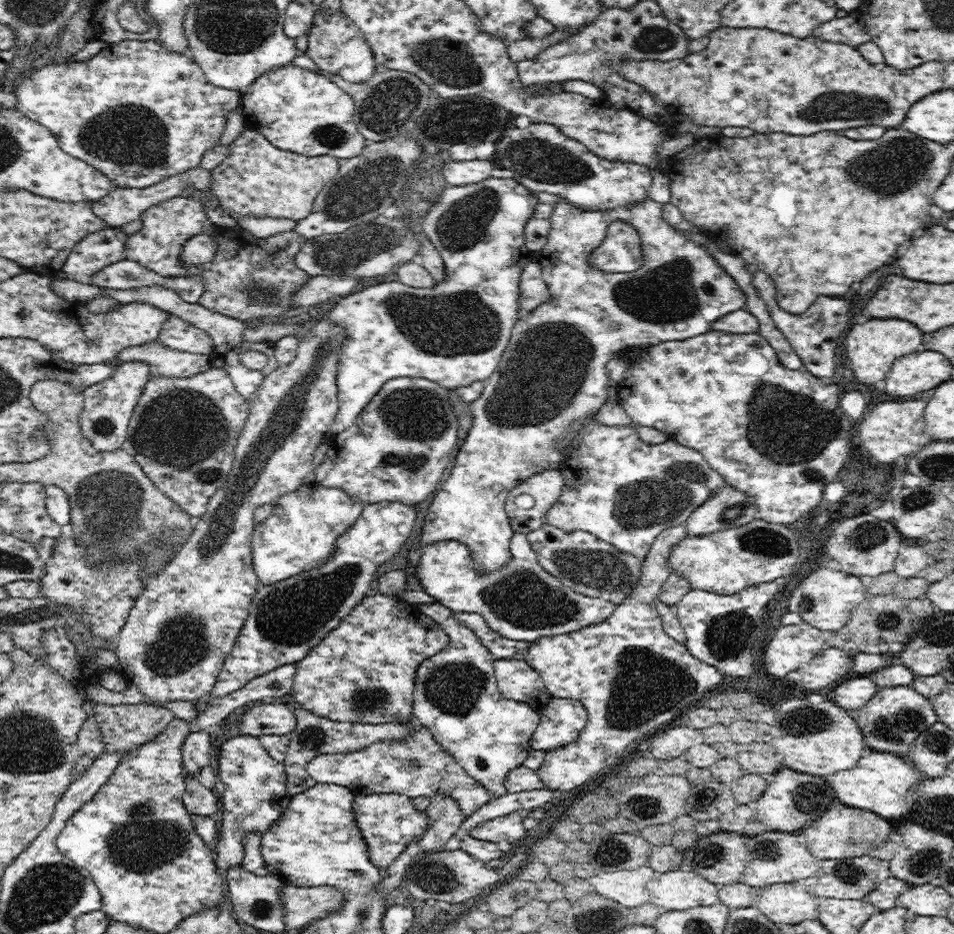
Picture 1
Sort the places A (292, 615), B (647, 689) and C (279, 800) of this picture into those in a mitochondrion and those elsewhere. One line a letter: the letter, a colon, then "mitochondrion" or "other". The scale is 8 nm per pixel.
A: mitochondrion
B: mitochondrion
C: other

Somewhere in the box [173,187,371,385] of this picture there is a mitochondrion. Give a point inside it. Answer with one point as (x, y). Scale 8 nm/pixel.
(257, 292)

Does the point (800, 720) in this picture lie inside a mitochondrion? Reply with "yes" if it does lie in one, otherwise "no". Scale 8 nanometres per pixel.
yes

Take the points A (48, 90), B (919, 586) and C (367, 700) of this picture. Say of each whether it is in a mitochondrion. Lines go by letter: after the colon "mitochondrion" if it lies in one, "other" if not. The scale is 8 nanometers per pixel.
A: other
B: other
C: mitochondrion

